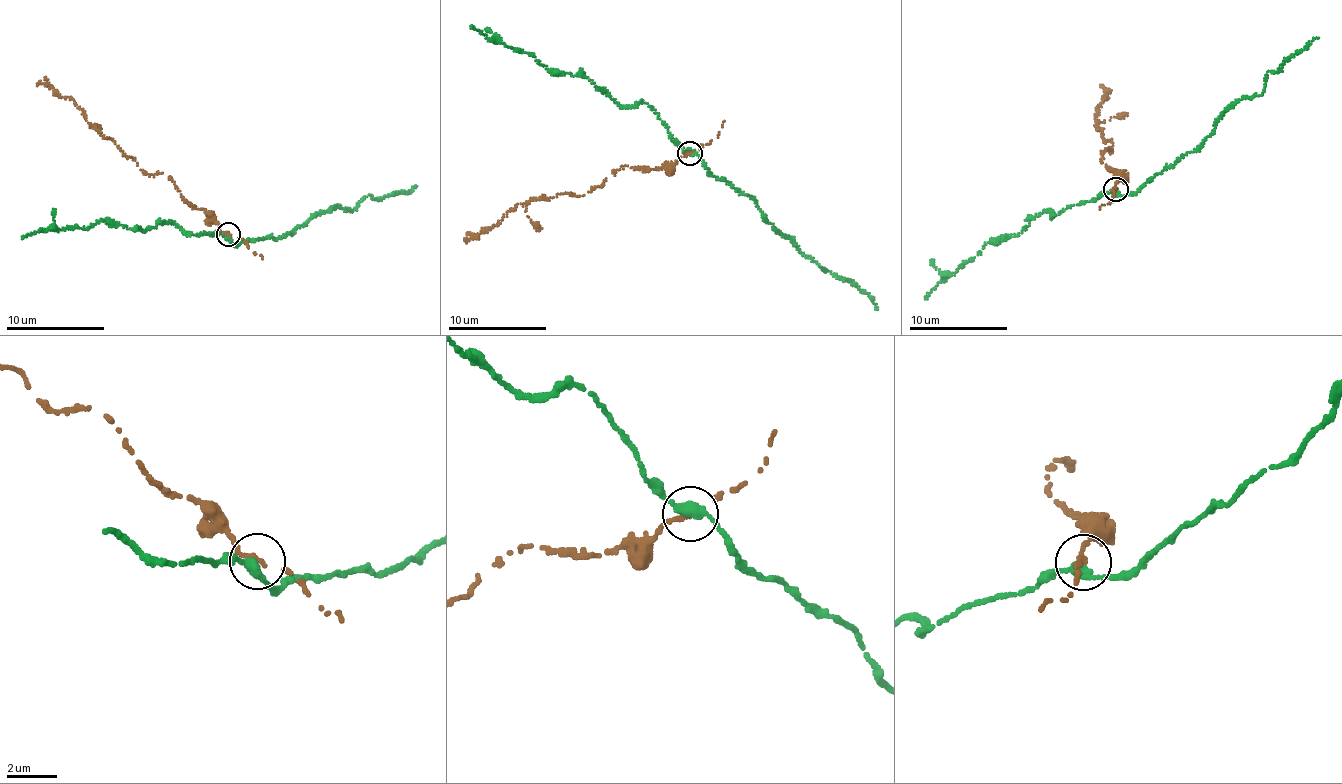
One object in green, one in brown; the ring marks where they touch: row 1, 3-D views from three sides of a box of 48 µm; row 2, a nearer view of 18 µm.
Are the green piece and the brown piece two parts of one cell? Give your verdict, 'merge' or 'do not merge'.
do not merge

